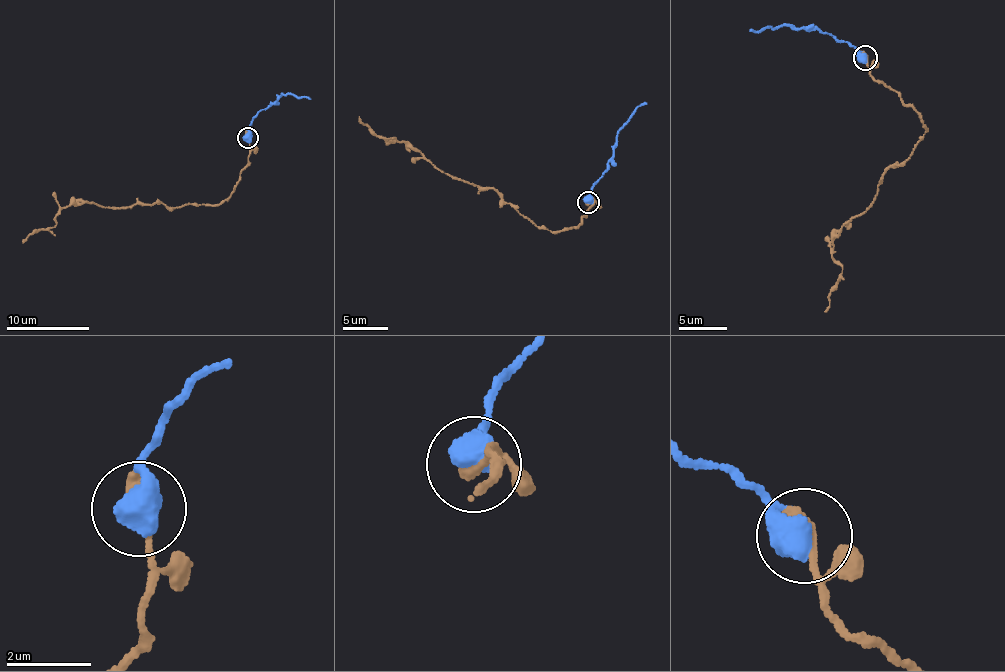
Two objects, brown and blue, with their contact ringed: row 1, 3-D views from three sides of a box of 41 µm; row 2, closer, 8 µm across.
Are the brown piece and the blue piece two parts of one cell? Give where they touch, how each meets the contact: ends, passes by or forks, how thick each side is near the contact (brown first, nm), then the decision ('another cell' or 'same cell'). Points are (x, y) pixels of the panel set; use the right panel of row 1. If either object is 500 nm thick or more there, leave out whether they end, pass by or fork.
at (865, 57); 320 nm thick on the brown side, 750 nm on the other; same cell

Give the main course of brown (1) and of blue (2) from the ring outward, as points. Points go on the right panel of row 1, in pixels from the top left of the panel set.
1: (867, 58), (926, 129), (836, 237), (841, 271), (823, 312)
2: (864, 58), (852, 45), (808, 27), (777, 26), (751, 31)

